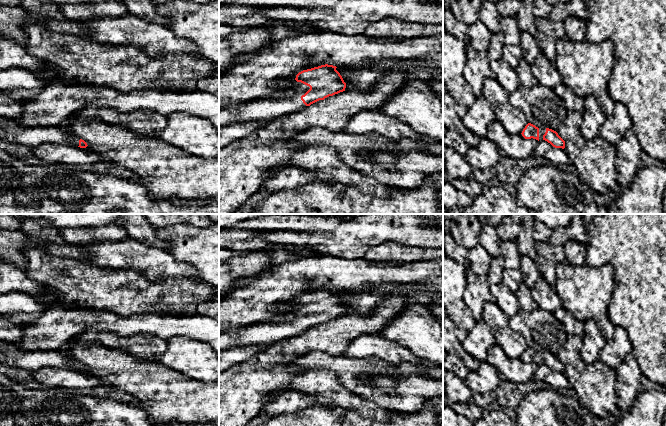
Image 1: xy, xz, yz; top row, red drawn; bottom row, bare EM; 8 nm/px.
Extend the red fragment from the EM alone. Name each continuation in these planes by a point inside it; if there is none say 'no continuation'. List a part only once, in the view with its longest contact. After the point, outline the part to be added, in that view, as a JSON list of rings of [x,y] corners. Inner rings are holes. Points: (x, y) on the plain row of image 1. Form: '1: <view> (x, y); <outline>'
1: xz (287, 324); [[[294,303],[291,307],[291,310],[280,312],[270,321],[228,328],[219,334],[219,351],[250,345],[271,345],[279,340],[303,334],[306,329],[301,320],[310,311]]]

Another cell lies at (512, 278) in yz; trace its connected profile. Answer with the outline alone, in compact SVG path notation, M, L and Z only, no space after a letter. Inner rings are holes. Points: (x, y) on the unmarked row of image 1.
M504 269L502 283L513 293L517 293L517 290L523 282L523 275L520 269Z

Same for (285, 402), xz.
M287 390L275 394L272 399L265 404L262 412L273 417L280 414L294 413L315 405L318 405L318 403L313 396Z

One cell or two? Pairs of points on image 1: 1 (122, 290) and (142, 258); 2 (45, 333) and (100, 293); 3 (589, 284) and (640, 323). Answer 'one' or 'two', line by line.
1: two
2: two
3: two

